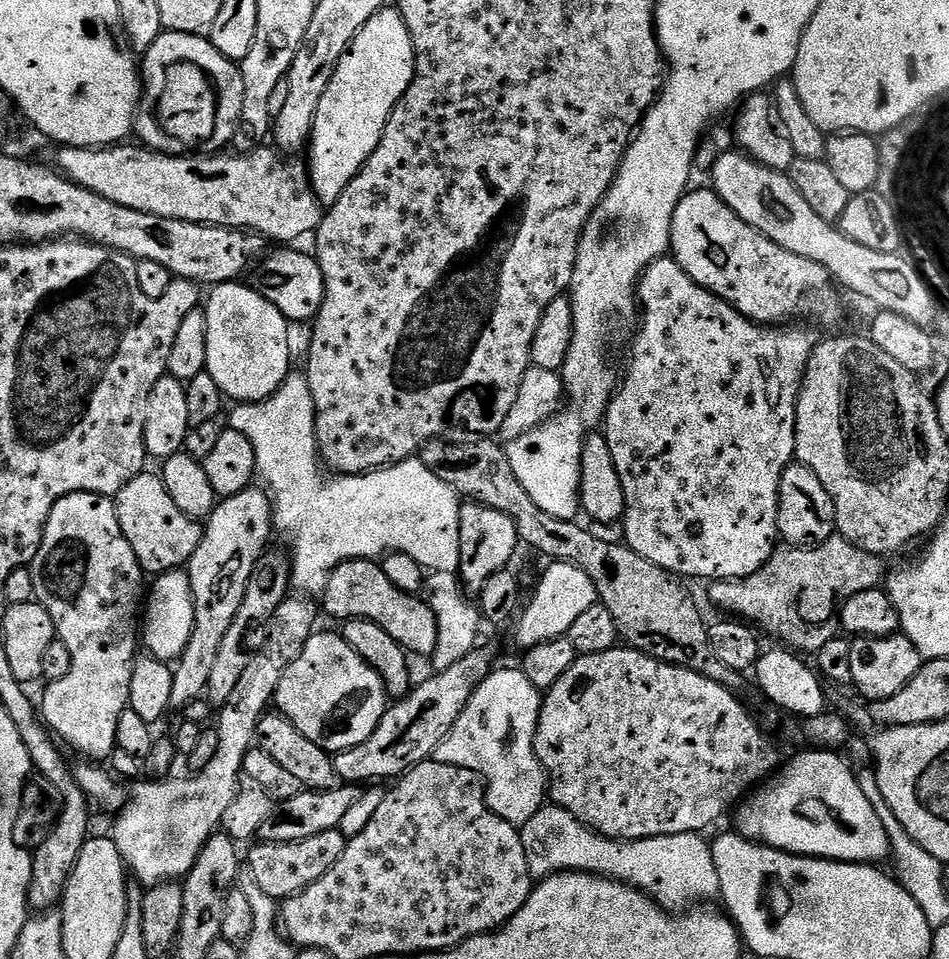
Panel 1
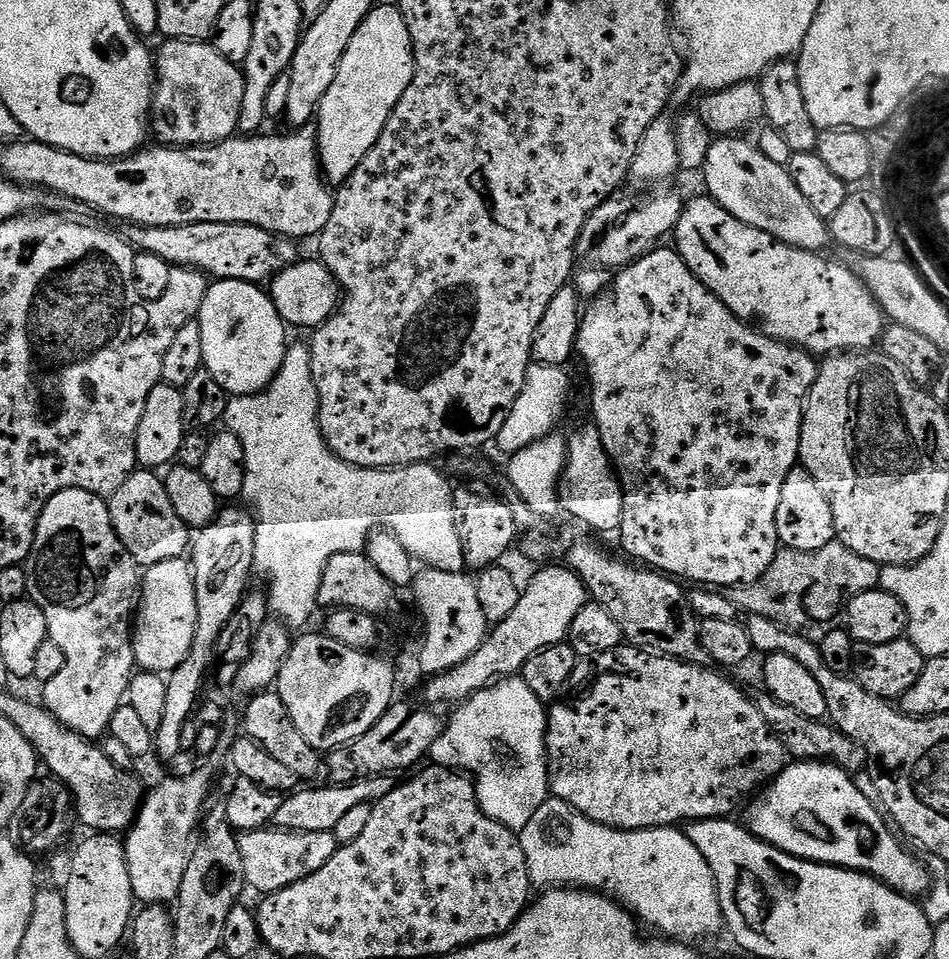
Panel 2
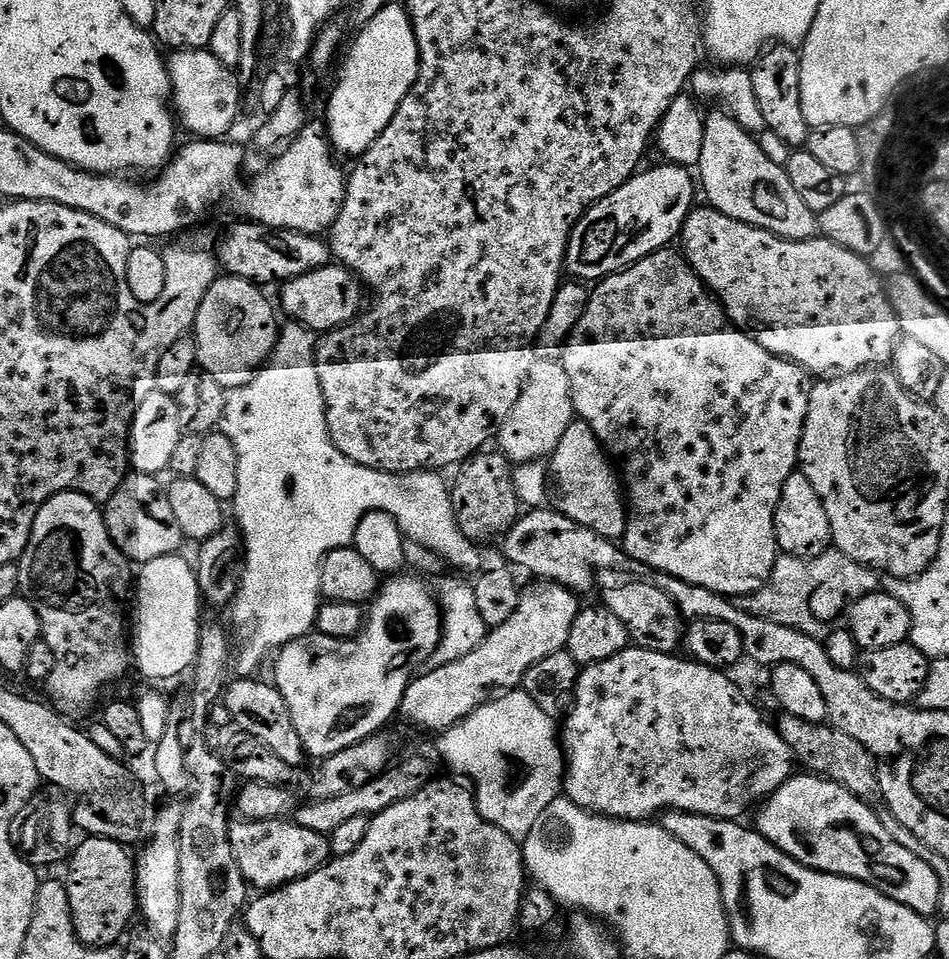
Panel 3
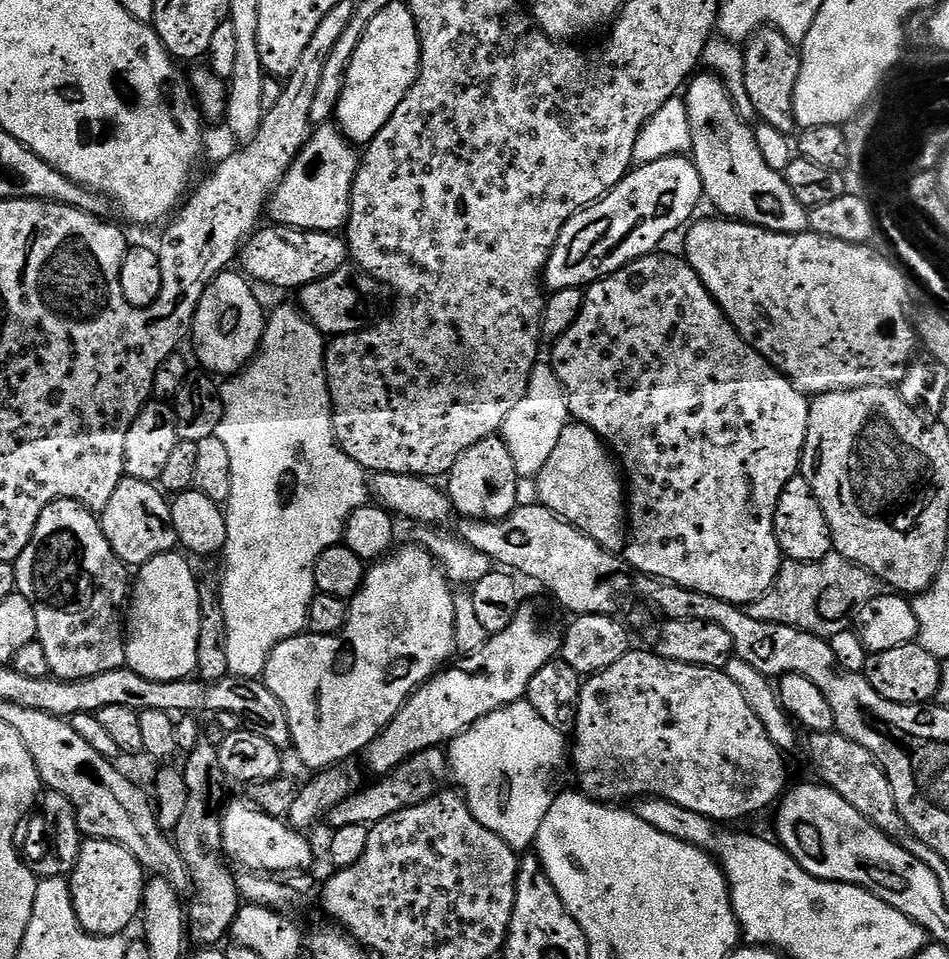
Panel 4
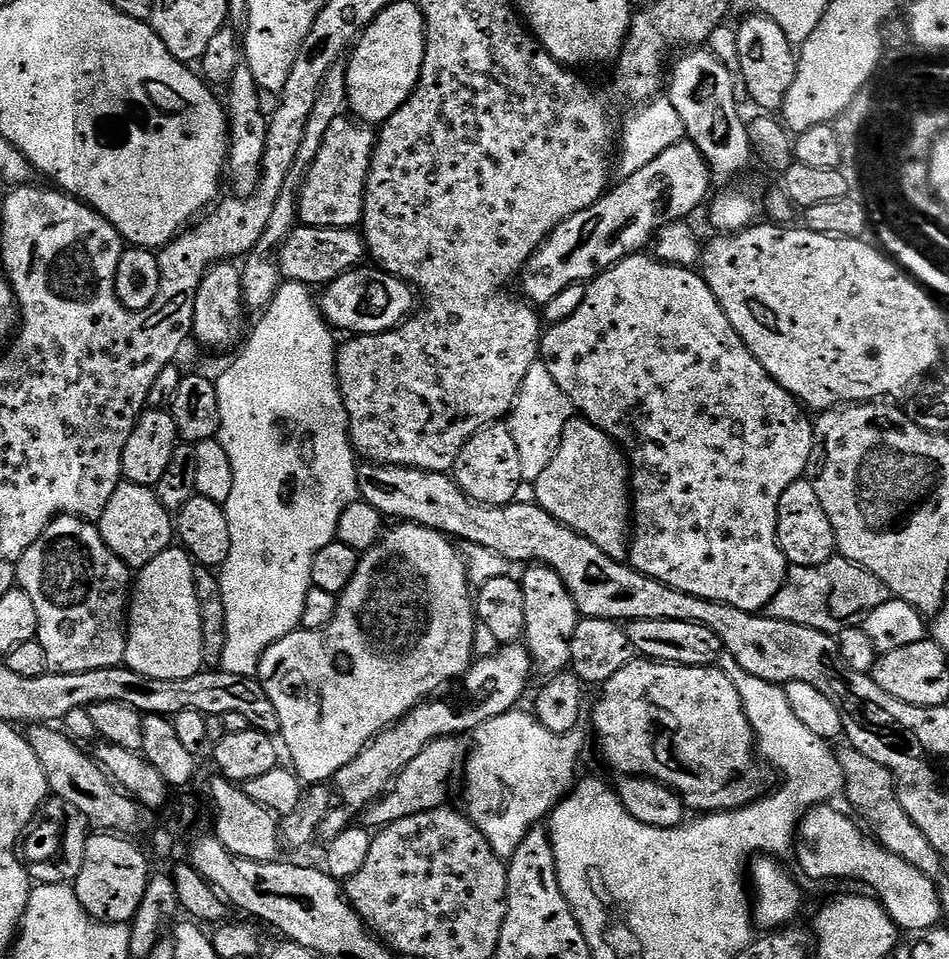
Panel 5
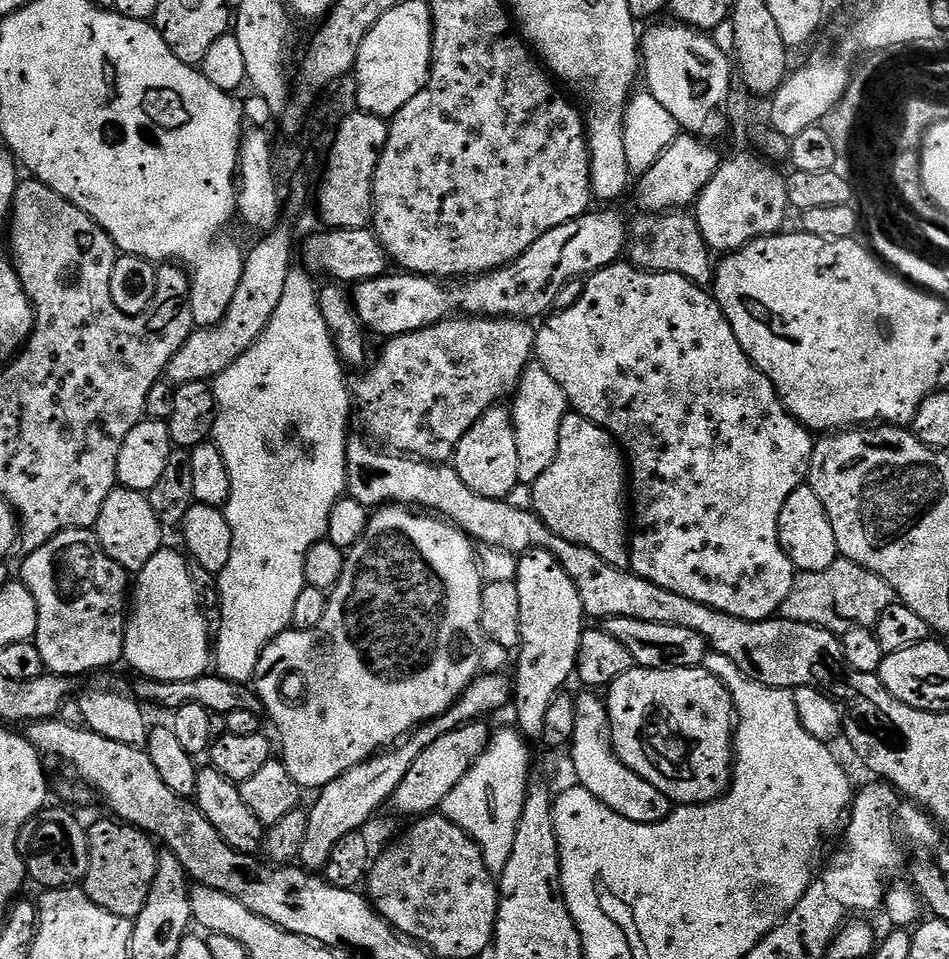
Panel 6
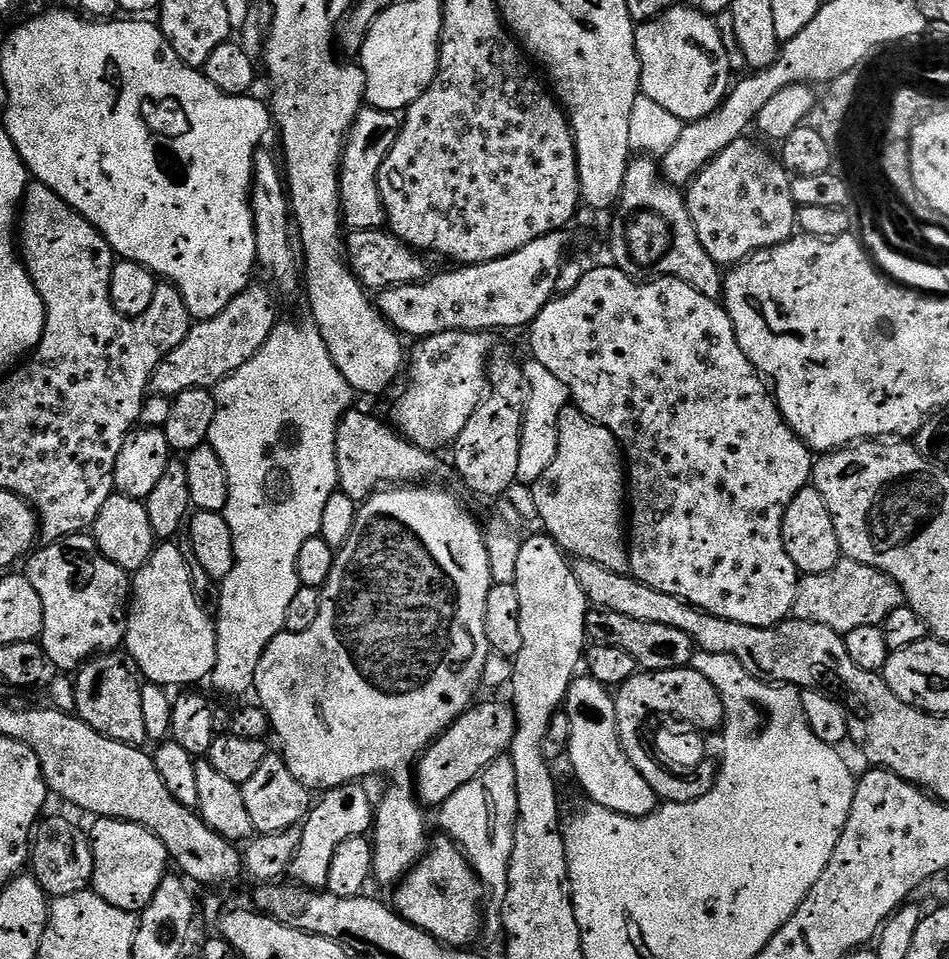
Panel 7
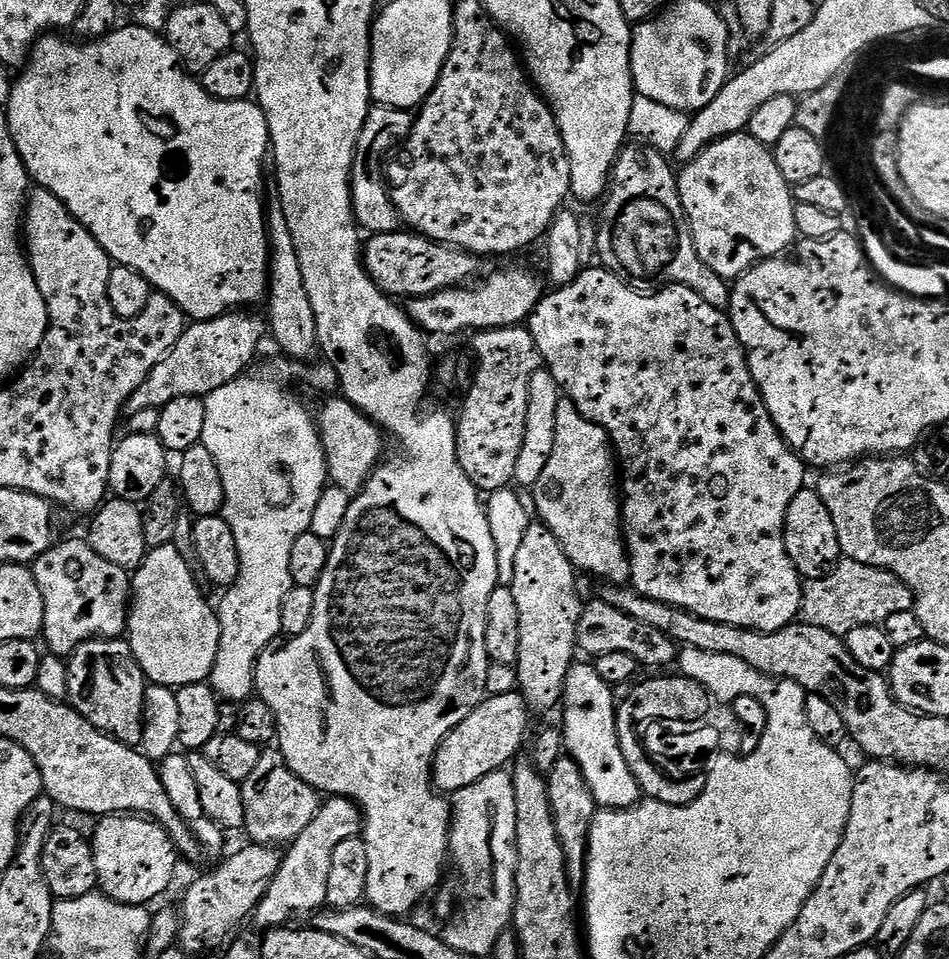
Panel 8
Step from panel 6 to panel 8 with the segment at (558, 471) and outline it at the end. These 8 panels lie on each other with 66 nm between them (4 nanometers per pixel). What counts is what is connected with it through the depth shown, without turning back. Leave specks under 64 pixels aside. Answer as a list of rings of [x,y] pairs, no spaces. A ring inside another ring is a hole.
[[[561,398],[561,400],[558,402],[558,418],[556,419],[556,437],[554,438],[554,450],[550,454],[550,462],[546,462],[546,470],[542,470],[542,475],[539,476],[538,482],[531,485],[530,492],[532,492],[532,500],[530,499],[530,504],[531,507],[534,509],[534,512],[534,507],[536,507],[536,512],[538,515],[540,515],[537,516],[539,523],[546,525],[546,527],[548,527],[548,529],[551,530],[554,534],[554,538],[558,538],[558,546],[562,546],[562,550],[566,554],[566,558],[572,563],[572,567],[576,569],[577,573],[584,575],[585,572],[585,574],[588,576],[597,576],[598,579],[604,580],[600,582],[607,582],[609,585],[612,586],[624,586],[627,585],[629,581],[631,581],[632,567],[630,566],[630,562],[628,561],[628,545],[624,543],[624,529],[622,527],[622,500],[621,497],[618,495],[618,464],[617,461],[614,459],[614,449],[612,446],[612,441],[609,440],[606,433],[604,433],[604,431],[602,430],[602,426],[598,426],[594,422],[590,422],[581,414],[581,412],[578,410],[578,406],[574,406],[574,402],[572,400],[569,400],[567,398]]]

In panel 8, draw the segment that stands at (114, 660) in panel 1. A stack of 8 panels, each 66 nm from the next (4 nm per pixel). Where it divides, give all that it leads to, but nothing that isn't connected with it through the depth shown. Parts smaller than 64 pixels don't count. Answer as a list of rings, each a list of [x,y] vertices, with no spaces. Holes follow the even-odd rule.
[[[87,539],[63,540],[46,550],[31,569],[44,603],[42,640],[48,643],[51,655],[67,658],[87,640],[111,640],[125,635],[132,581],[129,569],[98,558]]]

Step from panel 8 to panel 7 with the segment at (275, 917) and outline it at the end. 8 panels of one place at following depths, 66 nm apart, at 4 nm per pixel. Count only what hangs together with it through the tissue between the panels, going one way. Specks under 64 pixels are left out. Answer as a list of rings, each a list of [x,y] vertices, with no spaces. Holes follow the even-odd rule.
[[[363,783],[343,784],[329,788],[324,796],[315,801],[314,807],[302,821],[298,854],[292,859],[290,876],[297,885],[313,890],[328,887],[330,861],[334,859],[334,849],[346,838],[368,836],[374,828],[374,799],[364,789]]]

